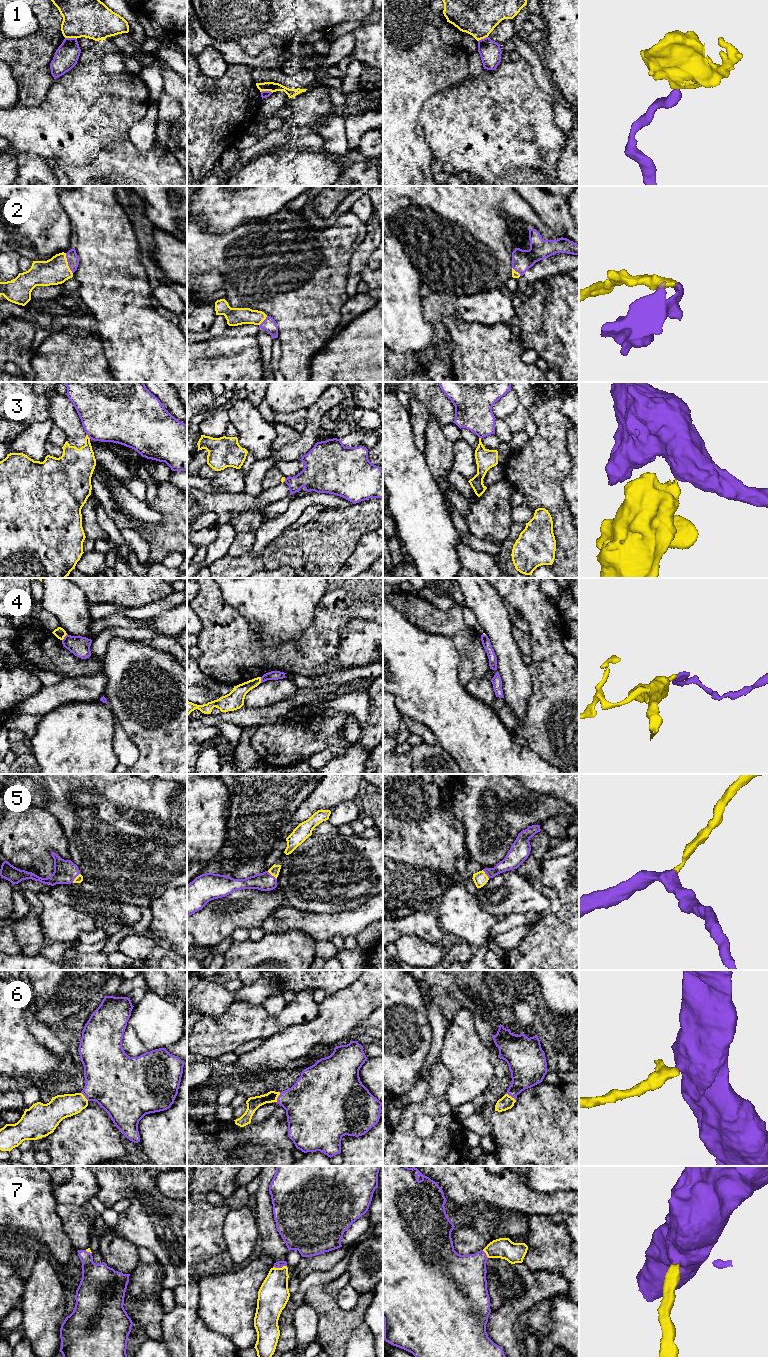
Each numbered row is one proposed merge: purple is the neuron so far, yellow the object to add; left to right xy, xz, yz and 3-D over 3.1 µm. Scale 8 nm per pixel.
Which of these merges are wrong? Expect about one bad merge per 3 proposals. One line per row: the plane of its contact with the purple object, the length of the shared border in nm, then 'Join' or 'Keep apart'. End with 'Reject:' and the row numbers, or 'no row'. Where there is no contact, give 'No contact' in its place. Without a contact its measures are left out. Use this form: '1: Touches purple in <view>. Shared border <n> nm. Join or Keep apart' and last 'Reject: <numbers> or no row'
1: Touches purple in xy. Shared border 100 nm. Keep apart
2: Touches purple in xy. Shared border 180 nm. Join
3: Touches purple in xy. Shared border 50 nm. Keep apart
4: Touches purple in xy. Shared border 70 nm. Keep apart
5: Touches purple in xy. Shared border 100 nm. Join
6: Touches purple in xz. Shared border 90 nm. Join
7: Touches purple in xz. Shared border 110 nm. Join
Reject: 1, 3, 4

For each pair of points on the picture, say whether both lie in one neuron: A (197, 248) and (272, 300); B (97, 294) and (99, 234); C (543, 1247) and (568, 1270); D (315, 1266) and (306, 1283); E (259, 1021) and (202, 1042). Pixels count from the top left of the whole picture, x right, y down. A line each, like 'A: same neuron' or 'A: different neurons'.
A: same neuron
B: same neuron
C: same neuron
D: different neurons
E: same neuron

